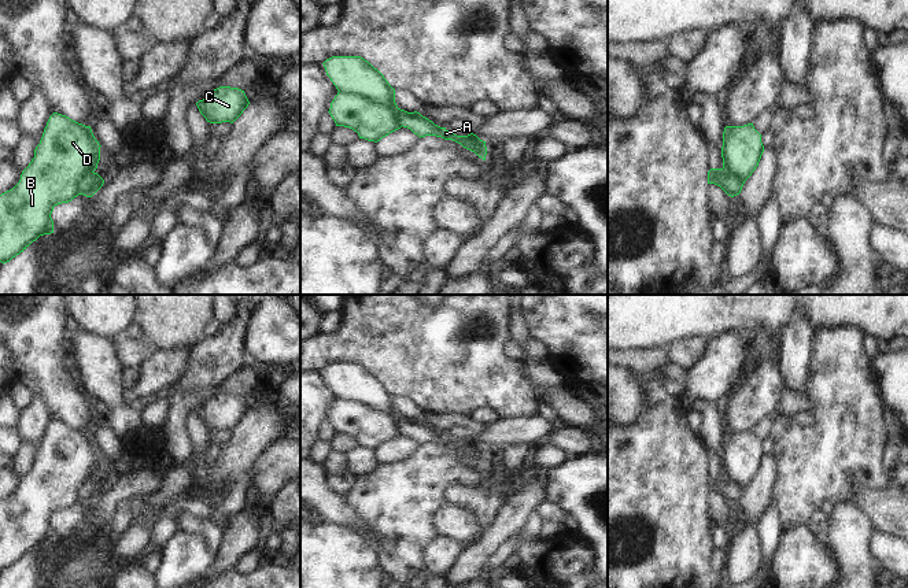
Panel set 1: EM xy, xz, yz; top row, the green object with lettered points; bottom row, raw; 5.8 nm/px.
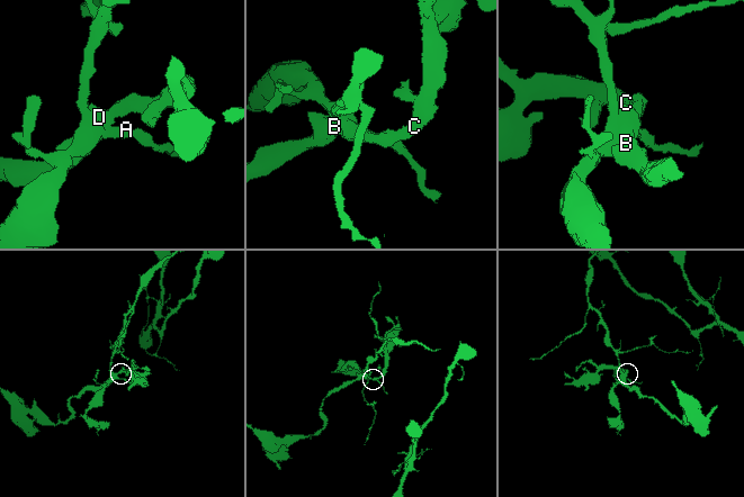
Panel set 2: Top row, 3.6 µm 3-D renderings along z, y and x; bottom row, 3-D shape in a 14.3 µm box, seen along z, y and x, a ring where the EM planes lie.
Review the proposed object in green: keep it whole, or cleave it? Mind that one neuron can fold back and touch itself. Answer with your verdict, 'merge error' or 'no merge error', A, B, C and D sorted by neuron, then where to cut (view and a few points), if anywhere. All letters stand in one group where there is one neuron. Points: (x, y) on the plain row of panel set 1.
merge error; A / B C D; cut in xz along (339, 398), (366, 403), (391, 413), (398, 420), (401, 433)

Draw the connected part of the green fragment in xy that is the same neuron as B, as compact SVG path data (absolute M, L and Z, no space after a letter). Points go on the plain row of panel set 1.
M53 419L44 436L34 465L22 478L19 489L0 502L0 569L4 572L23 559L40 543L53 540L53 514L81 502L81 487L97 476L100 451L91 433Z

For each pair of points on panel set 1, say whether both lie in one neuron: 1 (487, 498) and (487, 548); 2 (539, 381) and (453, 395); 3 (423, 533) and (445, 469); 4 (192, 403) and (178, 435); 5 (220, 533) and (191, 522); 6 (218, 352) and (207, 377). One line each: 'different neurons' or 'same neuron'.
1: different neurons
2: different neurons
3: same neuron
4: same neuron
5: same neuron
6: same neuron

